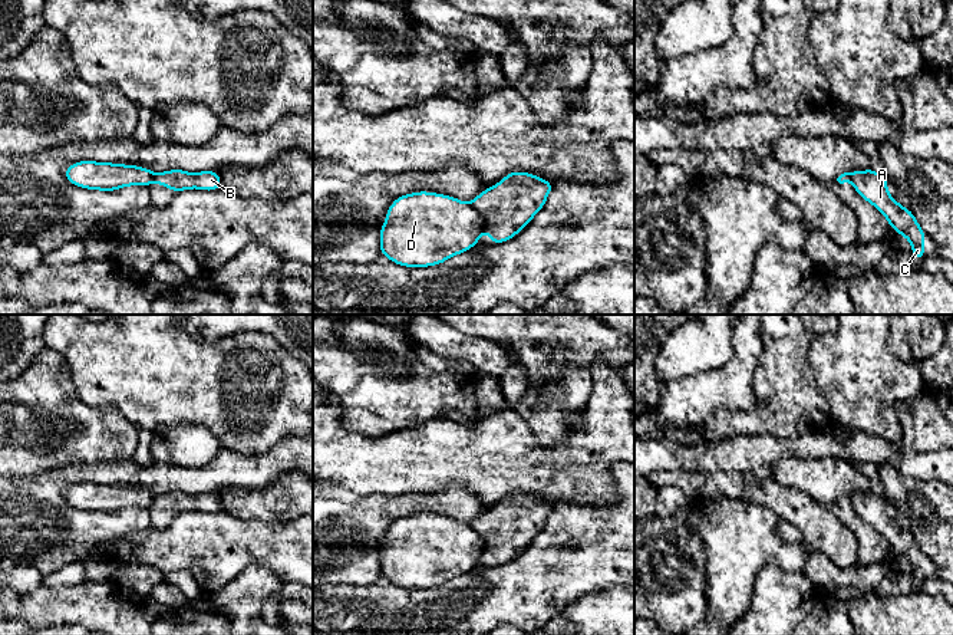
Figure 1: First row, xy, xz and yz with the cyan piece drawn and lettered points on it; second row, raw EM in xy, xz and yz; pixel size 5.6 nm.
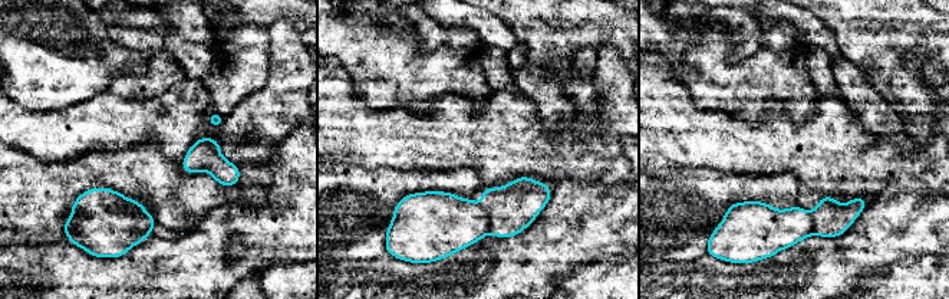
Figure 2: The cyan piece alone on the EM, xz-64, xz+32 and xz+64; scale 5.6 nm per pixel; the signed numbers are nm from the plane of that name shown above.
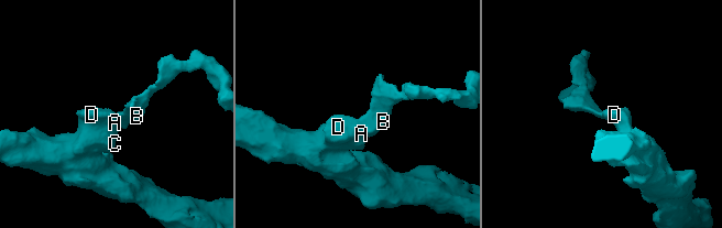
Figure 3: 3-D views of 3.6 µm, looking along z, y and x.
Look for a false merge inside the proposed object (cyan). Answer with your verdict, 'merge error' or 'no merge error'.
merge error

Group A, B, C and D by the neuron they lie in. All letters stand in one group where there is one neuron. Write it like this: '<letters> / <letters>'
A C D / B

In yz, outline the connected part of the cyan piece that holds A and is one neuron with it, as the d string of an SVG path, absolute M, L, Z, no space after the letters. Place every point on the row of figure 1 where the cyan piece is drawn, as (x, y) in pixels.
M868 168L867 171L853 171L850 177L858 195L886 215L888 227L911 243L913 249L910 253L919 261L924 260L926 233L919 226L914 214L890 195L886 174L878 174L873 168Z

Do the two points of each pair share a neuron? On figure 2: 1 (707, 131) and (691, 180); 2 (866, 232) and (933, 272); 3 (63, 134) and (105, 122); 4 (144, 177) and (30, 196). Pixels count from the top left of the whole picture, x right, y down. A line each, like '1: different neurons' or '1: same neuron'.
1: different neurons
2: different neurons
3: same neuron
4: same neuron

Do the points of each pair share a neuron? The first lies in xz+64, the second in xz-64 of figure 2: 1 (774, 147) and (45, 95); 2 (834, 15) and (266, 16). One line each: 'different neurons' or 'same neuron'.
1: different neurons
2: same neuron

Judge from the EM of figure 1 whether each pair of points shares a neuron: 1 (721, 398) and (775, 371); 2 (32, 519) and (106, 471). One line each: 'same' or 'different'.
1: different
2: same

